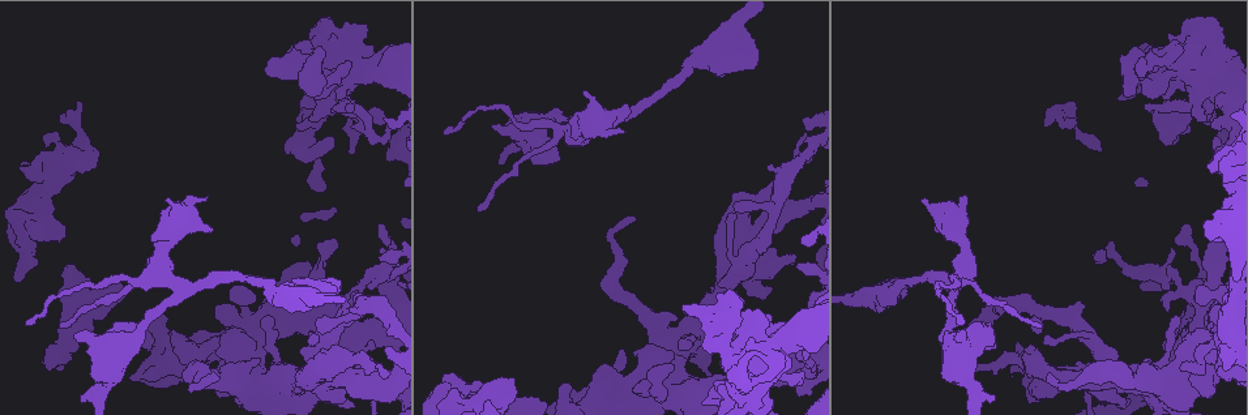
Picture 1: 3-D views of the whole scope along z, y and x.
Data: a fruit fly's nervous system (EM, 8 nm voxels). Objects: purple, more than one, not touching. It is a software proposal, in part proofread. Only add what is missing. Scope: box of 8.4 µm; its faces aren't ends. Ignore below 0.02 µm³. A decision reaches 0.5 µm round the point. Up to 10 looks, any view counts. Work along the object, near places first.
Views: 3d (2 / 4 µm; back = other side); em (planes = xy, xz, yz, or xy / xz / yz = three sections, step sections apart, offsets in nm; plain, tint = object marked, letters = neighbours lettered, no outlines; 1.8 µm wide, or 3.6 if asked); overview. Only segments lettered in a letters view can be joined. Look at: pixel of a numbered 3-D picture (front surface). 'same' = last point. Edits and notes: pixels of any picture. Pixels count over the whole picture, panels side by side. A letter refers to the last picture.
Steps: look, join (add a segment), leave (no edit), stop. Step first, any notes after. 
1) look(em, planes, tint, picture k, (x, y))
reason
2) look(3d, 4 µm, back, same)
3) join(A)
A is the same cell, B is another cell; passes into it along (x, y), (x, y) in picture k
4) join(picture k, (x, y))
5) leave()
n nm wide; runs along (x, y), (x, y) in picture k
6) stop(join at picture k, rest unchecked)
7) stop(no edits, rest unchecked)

look(em, 3.6 µm, planes, letters, picture 1, (1227, 366))
an open end

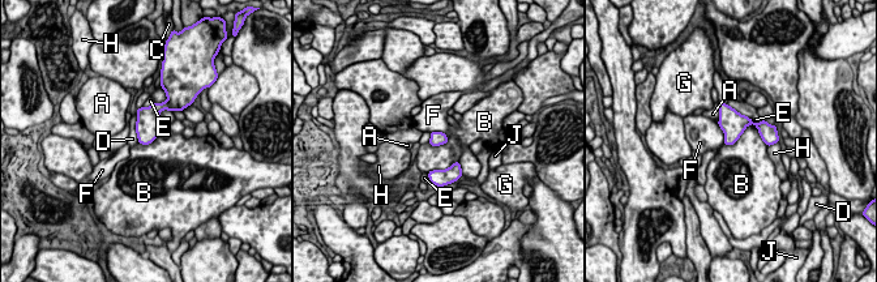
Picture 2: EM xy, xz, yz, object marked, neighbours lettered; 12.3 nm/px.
leave()
A, B, C, D, E, F, G, H and J are other cells; border along (724, 144), (753, 124), (768, 145) in picture 2; none of them fits

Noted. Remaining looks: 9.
look(em, 3.6 µm, xy, step 4, tint, picture 1, (384, 377))
free end

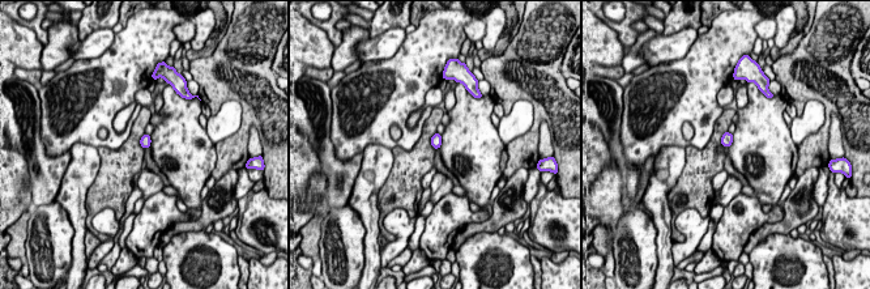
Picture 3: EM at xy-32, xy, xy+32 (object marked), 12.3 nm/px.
look(em, 3.6 µm, xy, step 4, letters, same)

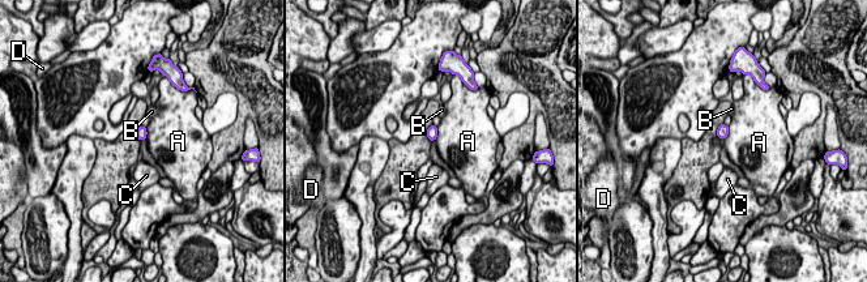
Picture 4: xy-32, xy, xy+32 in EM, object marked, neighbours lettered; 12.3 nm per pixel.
leave()
A, B, C and D are other cells; border along (729, 125), (729, 133), (721, 140) in picture 4; no lettered segment goes on from it

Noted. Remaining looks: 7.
look(em, planes, letters, picture 1, (724, 273))

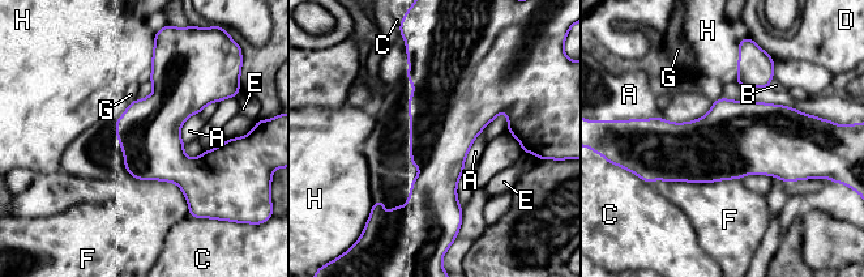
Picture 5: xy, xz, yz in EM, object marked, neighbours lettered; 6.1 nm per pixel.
leave()
A, B, C, D, E, F, G and H are other cells; border along (714, 101), (687, 122), (640, 119) in picture 5; none of them fits

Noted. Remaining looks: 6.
look(em, 3.6 µm, yz, step 8, tint, picture 1, (761, 362))
four or more arms meet

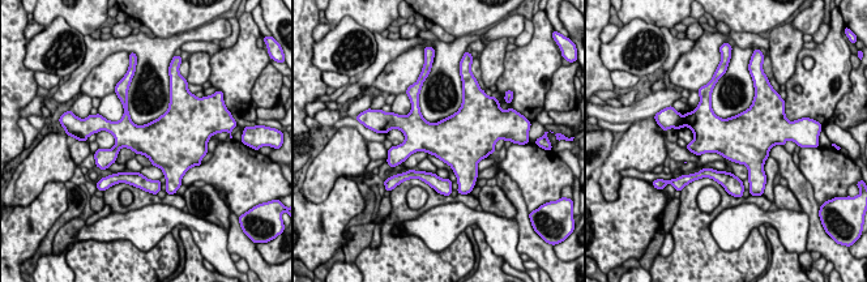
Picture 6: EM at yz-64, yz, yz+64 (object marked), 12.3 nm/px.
look(em, 3.6 µm, planes, tint, same)

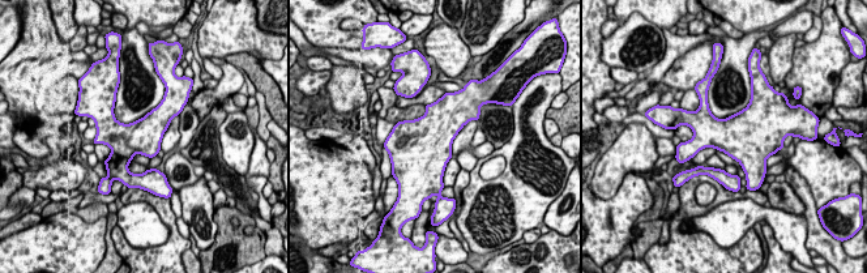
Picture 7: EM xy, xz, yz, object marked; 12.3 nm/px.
look(em, 3.6 µm, planes, letters, same)

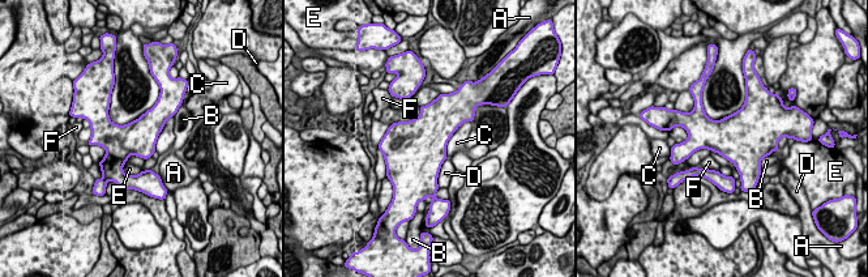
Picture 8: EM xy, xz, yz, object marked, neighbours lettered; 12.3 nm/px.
leave()
A, B, C, D, E and F are other cells; border along (470, 122), (452, 135), (447, 156) in picture 8; none of them fits

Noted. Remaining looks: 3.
stop(no edits, rest unchecked)

